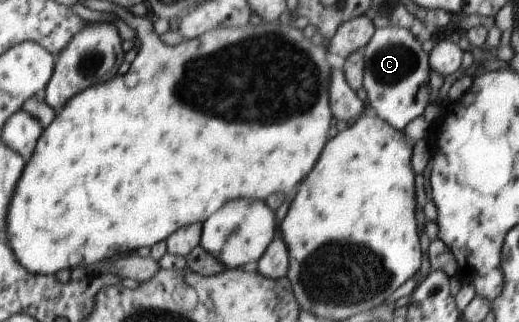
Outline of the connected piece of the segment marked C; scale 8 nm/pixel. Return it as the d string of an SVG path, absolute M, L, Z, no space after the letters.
M387 27L374 28L371 39L362 47L364 72L362 87L365 90L365 104L373 115L391 124L397 131L401 131L411 119L419 117L429 103L429 65L427 55L419 40L407 28Z

